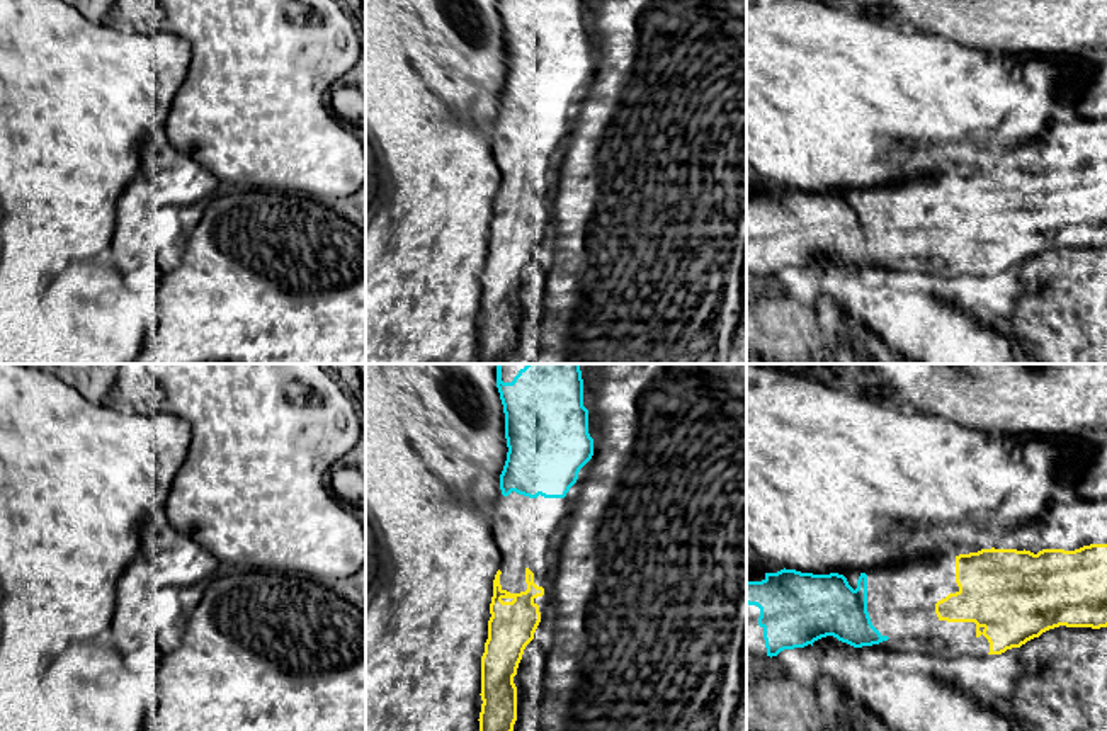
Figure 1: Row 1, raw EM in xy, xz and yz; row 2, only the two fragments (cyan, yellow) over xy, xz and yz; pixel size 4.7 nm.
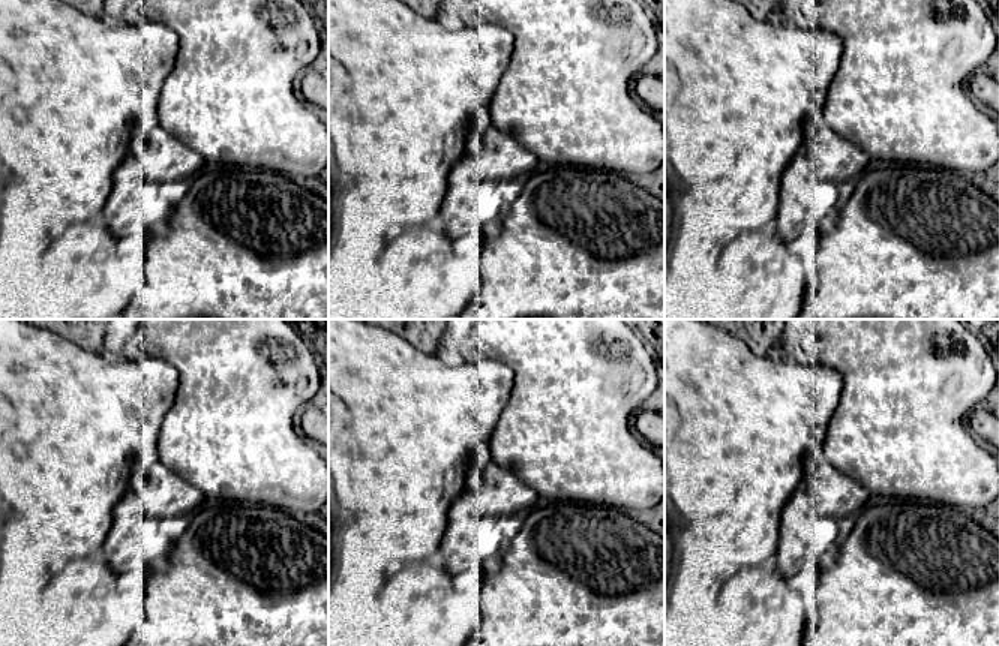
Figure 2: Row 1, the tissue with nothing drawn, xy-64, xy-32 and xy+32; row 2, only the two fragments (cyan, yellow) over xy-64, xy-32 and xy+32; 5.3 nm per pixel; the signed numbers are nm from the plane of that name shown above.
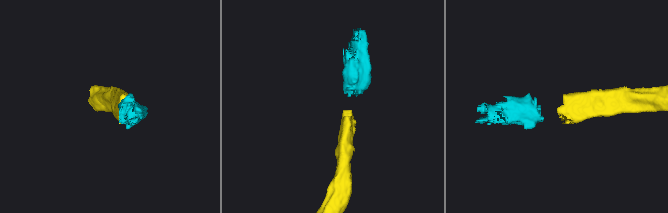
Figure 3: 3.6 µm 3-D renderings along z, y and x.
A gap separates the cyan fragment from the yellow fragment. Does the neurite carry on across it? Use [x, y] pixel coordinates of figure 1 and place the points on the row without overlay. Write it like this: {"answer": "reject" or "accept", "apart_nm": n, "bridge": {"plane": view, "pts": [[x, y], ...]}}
{"answer": "accept", "apart_nm": 260, "bridge": {"plane": "yz", "pts": [[888, 257], [936, 232]]}}

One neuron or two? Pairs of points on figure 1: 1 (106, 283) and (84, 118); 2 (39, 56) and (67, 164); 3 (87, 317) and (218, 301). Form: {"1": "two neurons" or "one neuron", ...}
{"1": "two neurons", "2": "one neuron", "3": "two neurons"}

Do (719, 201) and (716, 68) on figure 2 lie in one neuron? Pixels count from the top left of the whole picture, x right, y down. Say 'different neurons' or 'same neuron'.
same neuron

